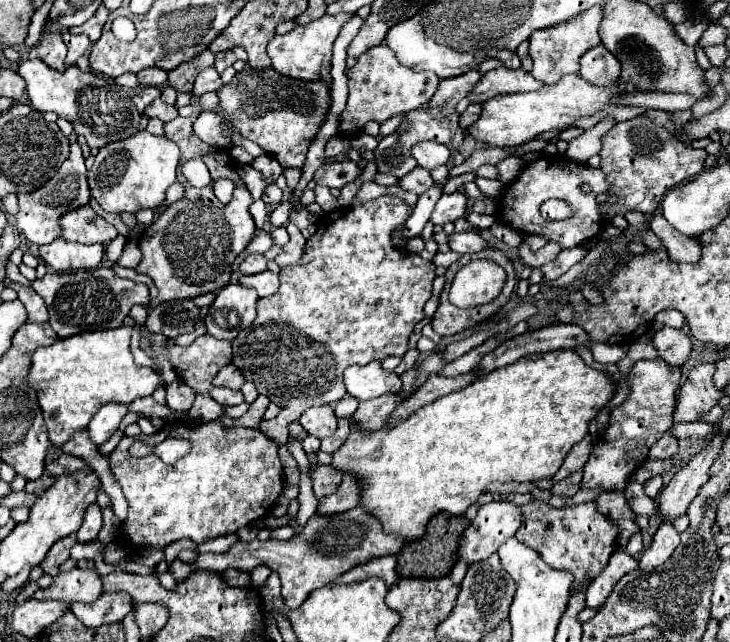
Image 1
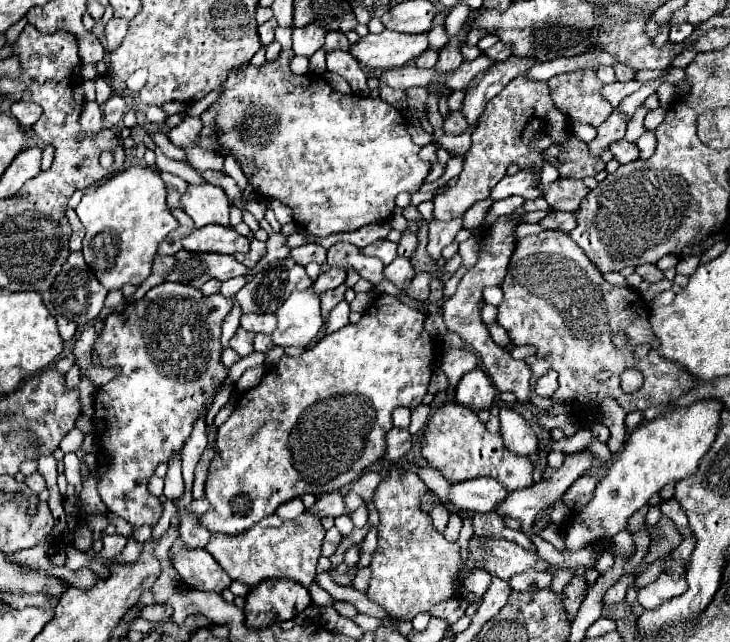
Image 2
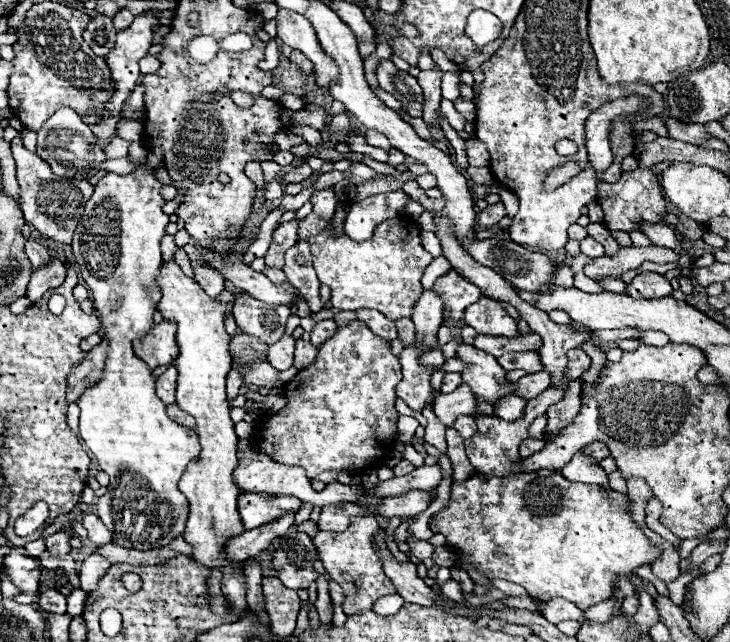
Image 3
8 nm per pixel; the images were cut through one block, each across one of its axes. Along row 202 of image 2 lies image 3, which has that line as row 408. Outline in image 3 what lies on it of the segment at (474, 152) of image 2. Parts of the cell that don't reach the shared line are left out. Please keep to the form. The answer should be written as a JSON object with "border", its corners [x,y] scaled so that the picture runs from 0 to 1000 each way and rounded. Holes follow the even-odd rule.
{"border":[[[633,598],[633,601],[627,601],[627,607],[622,607],[616,614],[600,614],[597,626],[595,626],[595,645],[611,667],[616,667],[622,651],[630,645],[655,648],[647,607],[638,598]]]}

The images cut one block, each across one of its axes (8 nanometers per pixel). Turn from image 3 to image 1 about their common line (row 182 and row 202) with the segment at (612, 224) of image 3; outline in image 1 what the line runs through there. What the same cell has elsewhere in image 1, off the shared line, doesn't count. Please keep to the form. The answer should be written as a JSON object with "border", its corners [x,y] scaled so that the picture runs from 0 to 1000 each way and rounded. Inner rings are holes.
{"border":[[[888,181],[847,190],[830,212],[825,212],[822,265],[830,271],[830,283],[836,287],[830,312],[822,315],[827,343],[836,346],[841,336],[863,327],[893,333],[918,293],[940,283],[940,277],[956,274],[964,265],[967,243],[967,234],[951,234],[948,227],[932,221],[921,206],[901,196]],[[836,302],[844,305],[841,318],[833,318]]]}

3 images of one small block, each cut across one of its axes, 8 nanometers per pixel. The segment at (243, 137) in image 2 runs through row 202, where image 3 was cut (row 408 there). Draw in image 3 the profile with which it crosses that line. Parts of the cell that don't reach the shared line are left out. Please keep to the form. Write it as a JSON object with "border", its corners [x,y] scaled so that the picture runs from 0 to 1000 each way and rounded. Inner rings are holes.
{"border":[[[479,502],[466,511],[452,530],[436,545],[436,558],[416,576],[411,576],[389,601],[395,623],[392,636],[370,651],[362,648],[345,676],[345,692],[370,710],[375,720],[395,726],[414,726],[422,745],[433,745],[447,732],[501,732],[523,707],[534,704],[542,679],[542,598],[551,592],[548,564],[537,555],[529,530],[510,520],[499,502]]]}

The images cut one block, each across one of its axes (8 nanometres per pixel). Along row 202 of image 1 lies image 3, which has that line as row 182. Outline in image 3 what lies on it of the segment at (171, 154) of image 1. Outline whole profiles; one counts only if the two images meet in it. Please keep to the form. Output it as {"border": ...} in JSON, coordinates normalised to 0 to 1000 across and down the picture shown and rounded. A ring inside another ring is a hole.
{"border":[[[181,221],[175,246],[189,255],[189,265],[175,274],[148,268],[129,290],[129,302],[118,318],[118,330],[104,352],[99,374],[112,433],[126,452],[129,480],[140,498],[140,526],[148,533],[140,589],[132,598],[123,598],[104,626],[110,632],[110,682],[132,710],[137,729],[151,741],[148,766],[134,779],[137,810],[151,822],[156,847],[184,857],[208,857],[227,850],[252,829],[258,779],[244,763],[244,748],[255,726],[274,707],[274,692],[271,676],[263,667],[247,664],[230,651],[227,629],[211,611],[208,576],[181,548],[181,530],[197,523],[211,505],[208,489],[219,470],[219,452],[214,445],[214,430],[222,414],[219,374],[233,343],[230,333],[222,330],[222,321],[227,318],[219,305],[222,283],[214,280],[211,265],[197,265],[197,252],[192,252],[200,249],[200,231],[192,221]]]}

